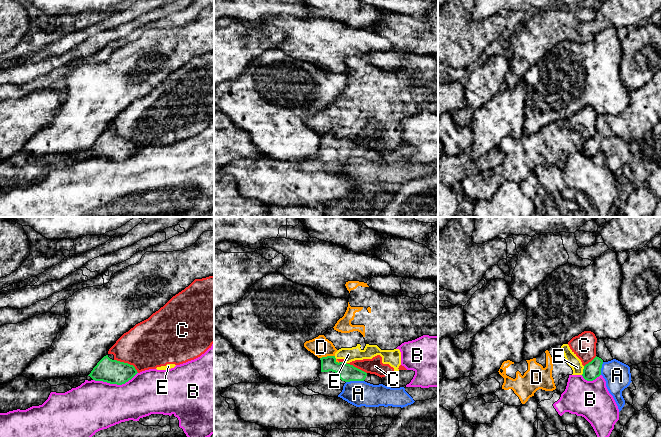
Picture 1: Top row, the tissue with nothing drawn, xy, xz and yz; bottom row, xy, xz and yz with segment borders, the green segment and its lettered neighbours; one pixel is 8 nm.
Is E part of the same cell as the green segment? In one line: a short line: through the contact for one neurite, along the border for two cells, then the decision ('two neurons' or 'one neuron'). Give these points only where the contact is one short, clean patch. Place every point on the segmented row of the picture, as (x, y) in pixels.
line yz (584, 366), (581, 374); two neurons

